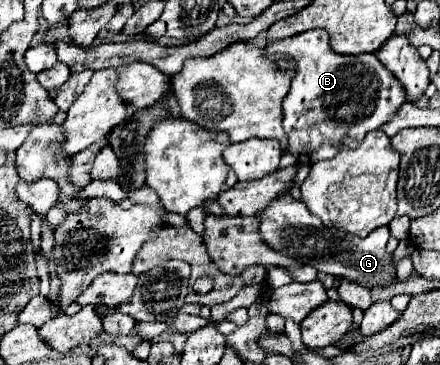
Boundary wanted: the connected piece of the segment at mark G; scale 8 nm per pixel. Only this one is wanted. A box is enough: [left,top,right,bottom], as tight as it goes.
[257,194,397,288]

